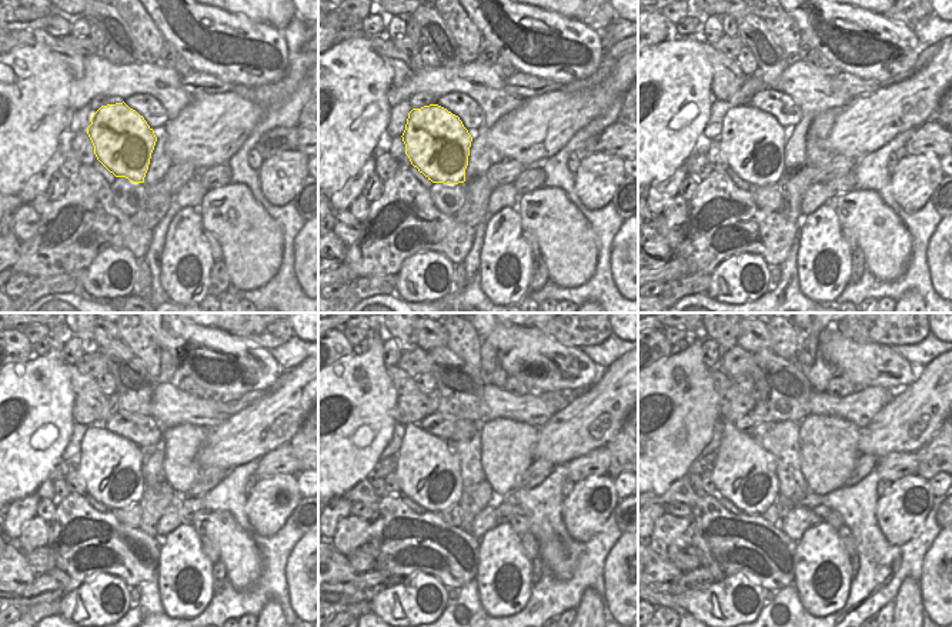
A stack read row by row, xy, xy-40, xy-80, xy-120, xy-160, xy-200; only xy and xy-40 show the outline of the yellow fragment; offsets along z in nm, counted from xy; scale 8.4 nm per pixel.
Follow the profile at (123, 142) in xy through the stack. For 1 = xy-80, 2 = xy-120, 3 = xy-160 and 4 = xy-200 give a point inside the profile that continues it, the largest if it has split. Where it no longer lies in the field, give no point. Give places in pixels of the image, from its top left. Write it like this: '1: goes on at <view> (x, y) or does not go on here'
1: goes on at xy-80 (752, 142)
2: goes on at xy-120 (112, 466)
3: goes on at xy-160 (427, 469)
4: goes on at xy-200 (744, 473)

